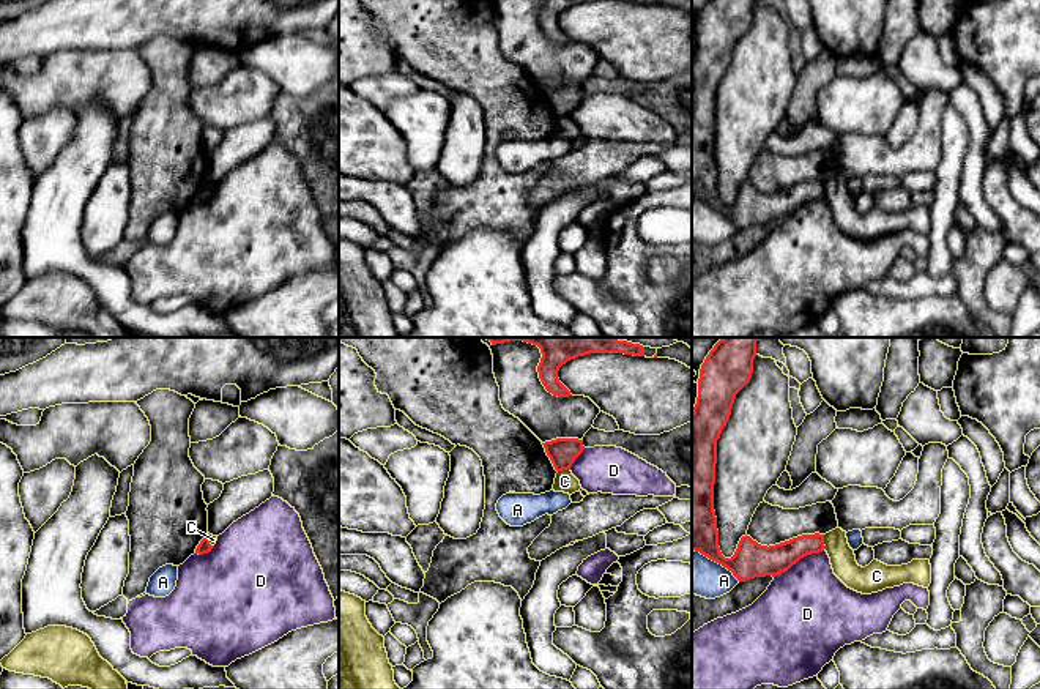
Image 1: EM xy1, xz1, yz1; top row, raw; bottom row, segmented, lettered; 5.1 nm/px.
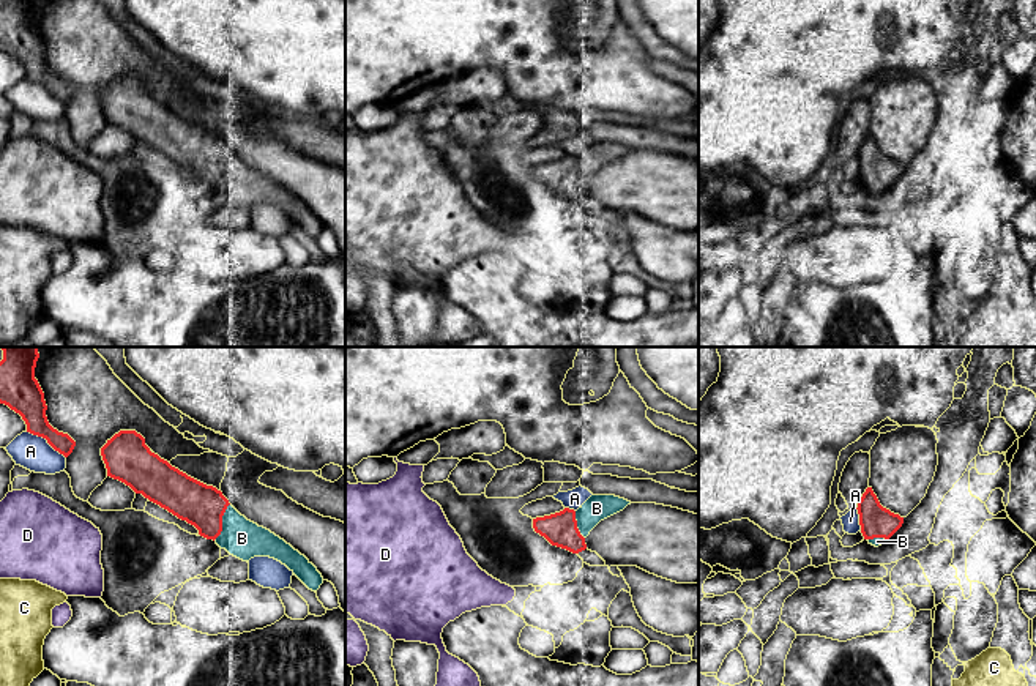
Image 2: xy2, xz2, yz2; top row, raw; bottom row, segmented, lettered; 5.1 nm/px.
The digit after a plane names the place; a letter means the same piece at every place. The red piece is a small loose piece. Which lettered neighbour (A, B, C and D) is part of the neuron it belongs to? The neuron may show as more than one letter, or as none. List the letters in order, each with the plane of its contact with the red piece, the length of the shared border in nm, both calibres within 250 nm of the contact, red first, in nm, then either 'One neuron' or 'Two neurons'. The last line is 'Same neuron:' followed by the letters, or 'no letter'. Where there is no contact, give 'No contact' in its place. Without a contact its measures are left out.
A: Touches red in xy2. Shared border 240 nm. Thickness 180 nm (red) against 180 nm. Two neurons
B: Touches red in xy2. Shared border 200 nm. Thickness 220 nm (red) against 200 nm. One neuron
C: Touches red in yz1. Shared border 70 nm. Thickness 150 nm (red) against 130 nm. Two neurons
D: Touches red in yz1. Shared border 300 nm. Thickness 180 nm (red) against 420 nm. Two neurons
Same neuron: B

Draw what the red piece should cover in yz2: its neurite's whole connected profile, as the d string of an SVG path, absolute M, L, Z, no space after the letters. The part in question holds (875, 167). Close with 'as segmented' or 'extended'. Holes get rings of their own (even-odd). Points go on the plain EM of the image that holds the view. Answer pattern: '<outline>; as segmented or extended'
M872 134L866 136L856 156L859 161L861 180L864 186L875 194L889 186L904 170L904 164L880 151Z; extended

